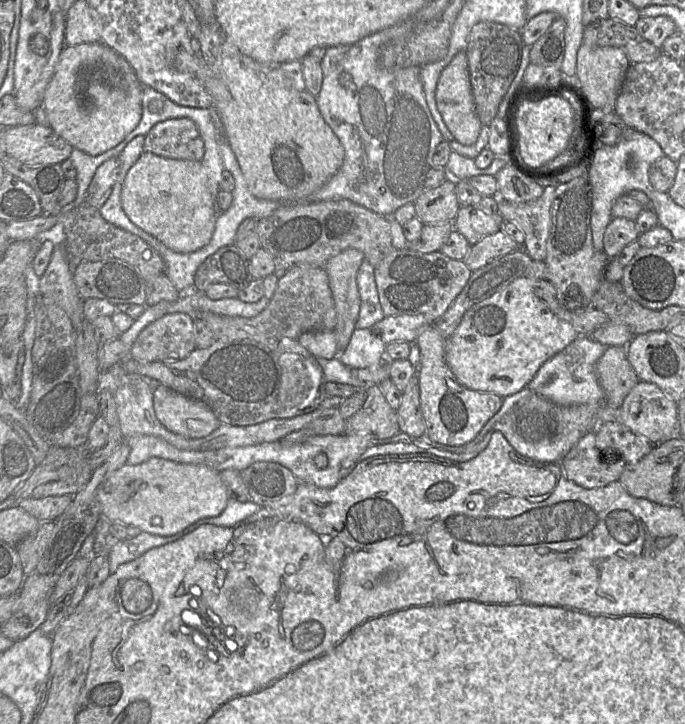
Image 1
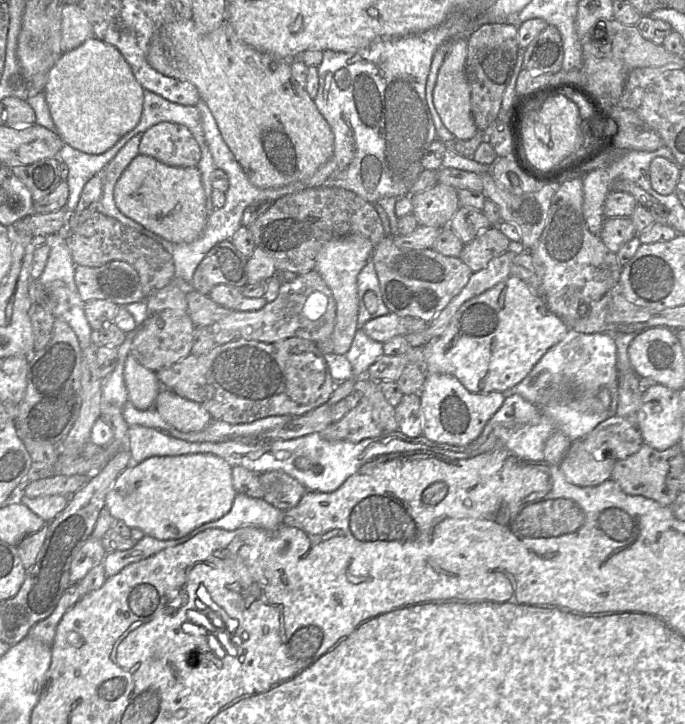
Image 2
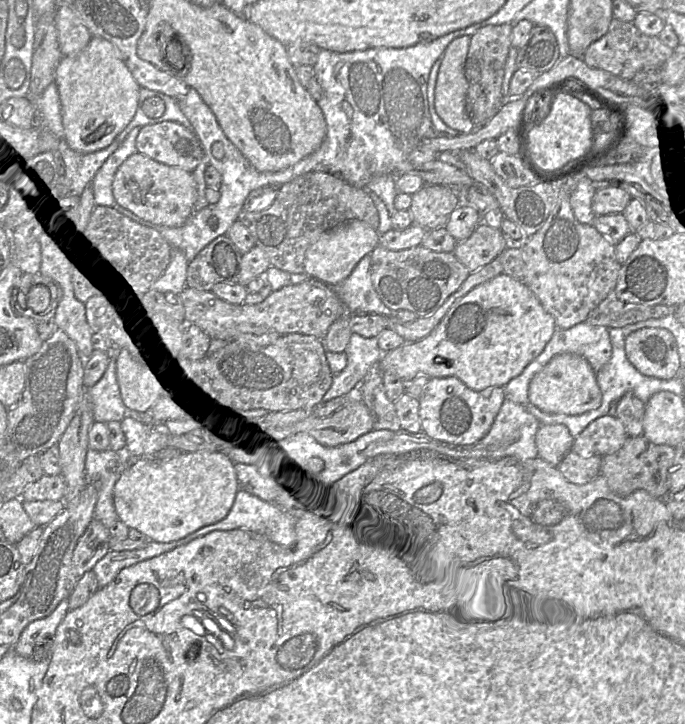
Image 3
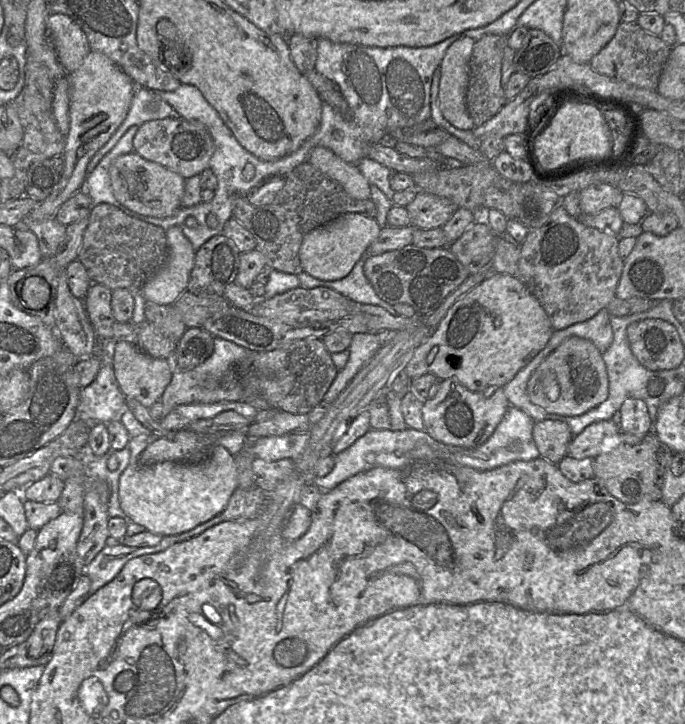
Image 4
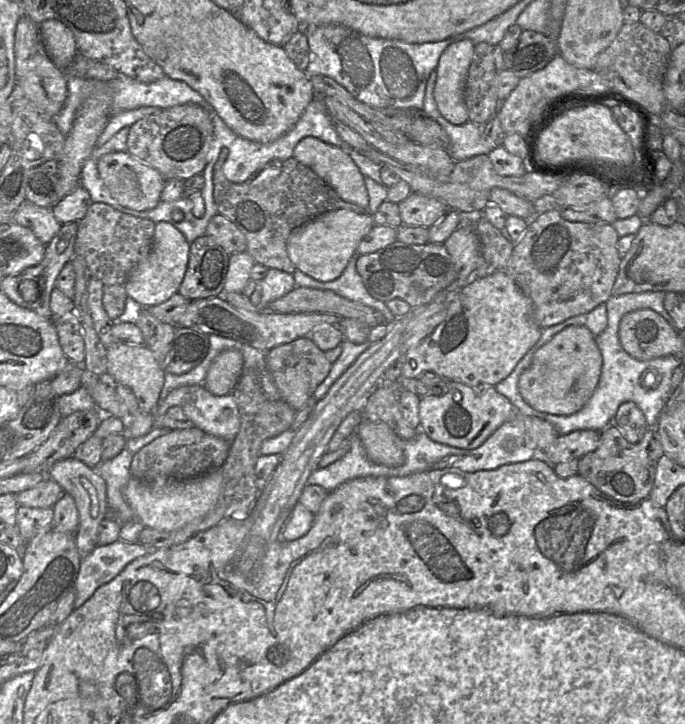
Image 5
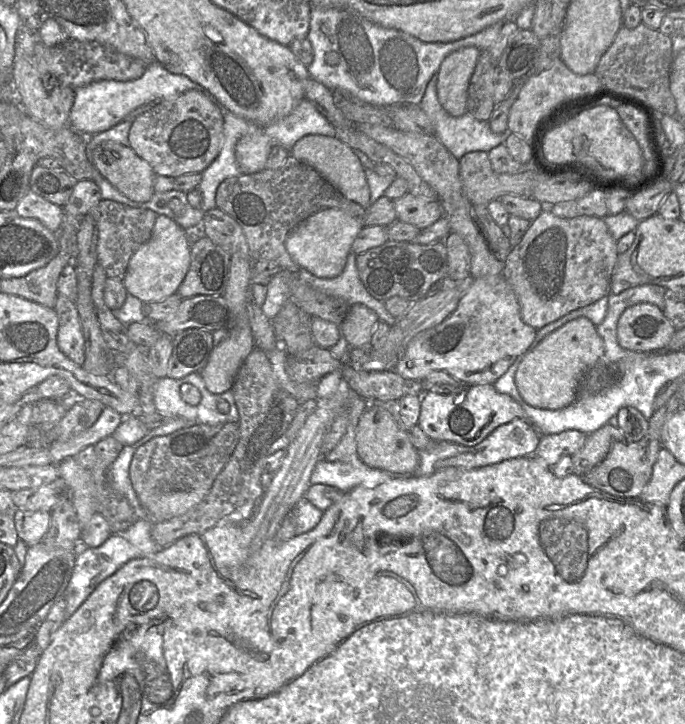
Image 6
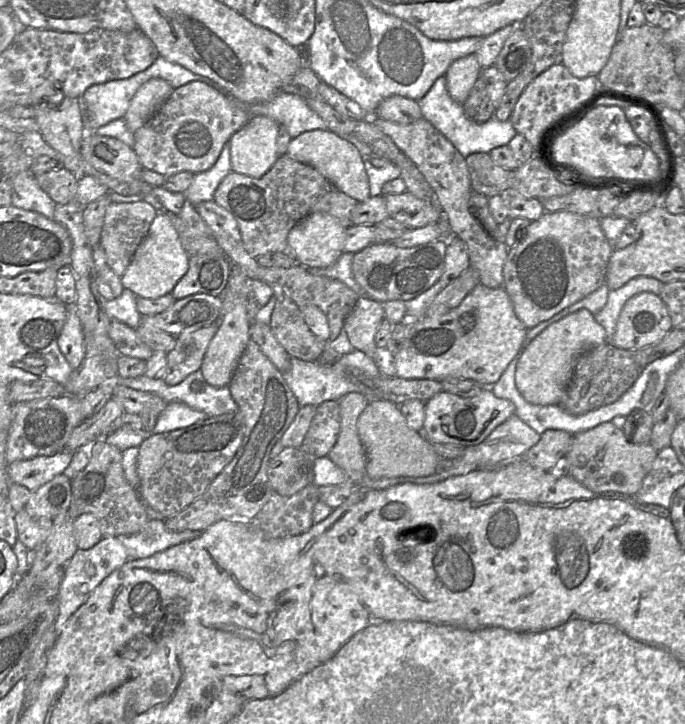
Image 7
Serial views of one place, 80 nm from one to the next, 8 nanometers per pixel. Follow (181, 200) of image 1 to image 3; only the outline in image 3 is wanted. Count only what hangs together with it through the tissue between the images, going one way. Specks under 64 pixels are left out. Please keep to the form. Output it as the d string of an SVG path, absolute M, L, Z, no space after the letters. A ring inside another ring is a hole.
M138 152L129 156L117 169L112 194L121 207L139 218L167 227L182 226L195 211L197 199L192 172L157 162Z

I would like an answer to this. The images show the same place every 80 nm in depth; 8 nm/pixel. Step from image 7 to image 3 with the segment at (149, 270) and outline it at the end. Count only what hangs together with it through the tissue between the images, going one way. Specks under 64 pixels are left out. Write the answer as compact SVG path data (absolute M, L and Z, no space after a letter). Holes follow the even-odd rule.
M171 249L170 263L163 275L155 282L154 291L180 295L185 289L189 262L185 254L177 249Z

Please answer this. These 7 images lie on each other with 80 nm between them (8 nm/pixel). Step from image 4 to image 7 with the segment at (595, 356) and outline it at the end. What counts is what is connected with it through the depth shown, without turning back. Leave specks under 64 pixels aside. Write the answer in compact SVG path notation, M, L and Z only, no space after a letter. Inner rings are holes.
M587 309L567 315L538 334L522 353L515 385L523 398L535 405L559 405L573 375L577 358L587 349L606 342L605 329Z

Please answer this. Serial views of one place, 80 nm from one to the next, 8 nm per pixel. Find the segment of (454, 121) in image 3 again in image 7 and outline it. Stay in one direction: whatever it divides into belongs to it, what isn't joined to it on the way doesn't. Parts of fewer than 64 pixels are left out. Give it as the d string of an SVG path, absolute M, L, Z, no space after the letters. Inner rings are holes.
M475 53L451 63L444 76L448 93L454 101L463 105L480 77L481 69Z

